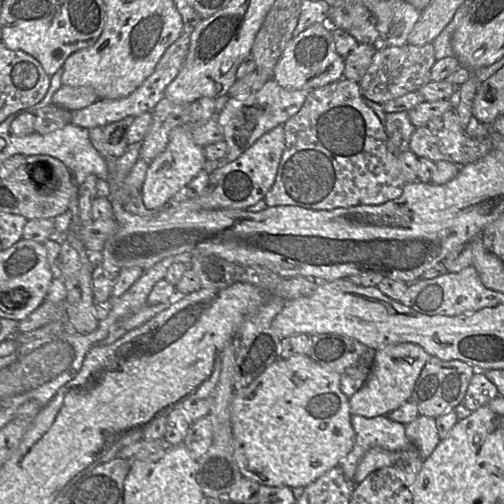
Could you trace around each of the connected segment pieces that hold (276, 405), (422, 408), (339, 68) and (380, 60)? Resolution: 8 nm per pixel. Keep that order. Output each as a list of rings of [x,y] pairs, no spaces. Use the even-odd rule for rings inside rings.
[[[293,355],[287,359],[277,359],[269,365],[248,386],[235,390],[231,403],[231,421],[233,434],[233,455],[242,477],[270,487],[306,487],[334,466],[352,449],[355,441],[355,432],[351,424],[349,397],[340,390],[339,375],[330,368],[324,368],[306,355]]]
[[[430,357],[417,378],[409,401],[417,406],[420,416],[436,419],[444,413],[453,411],[456,406],[463,404],[474,373],[474,367],[465,362],[458,360],[443,361],[436,357]]]
[[[326,22],[317,23],[294,36],[273,68],[272,79],[286,89],[312,91],[343,78],[344,57],[336,51],[332,29]]]
[[[407,43],[398,47],[379,46],[366,73],[358,82],[361,94],[364,98],[383,105],[409,92],[418,91],[431,81],[430,71],[435,61],[431,43],[422,46]]]

